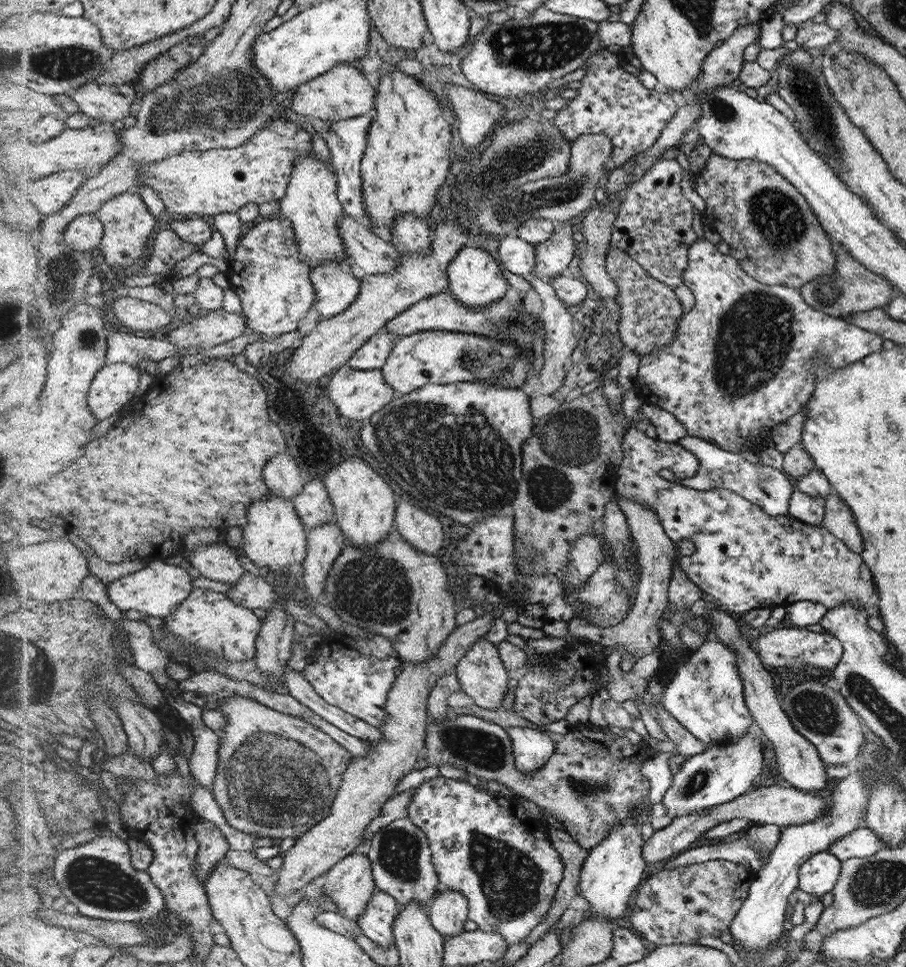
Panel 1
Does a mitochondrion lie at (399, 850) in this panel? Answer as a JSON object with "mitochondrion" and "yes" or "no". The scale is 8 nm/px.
{"mitochondrion":"yes"}

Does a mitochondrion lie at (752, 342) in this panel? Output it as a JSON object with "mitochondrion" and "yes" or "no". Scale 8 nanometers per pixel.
{"mitochondrion":"yes"}

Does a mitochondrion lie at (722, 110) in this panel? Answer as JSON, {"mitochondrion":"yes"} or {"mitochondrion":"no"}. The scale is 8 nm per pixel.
{"mitochondrion":"yes"}

